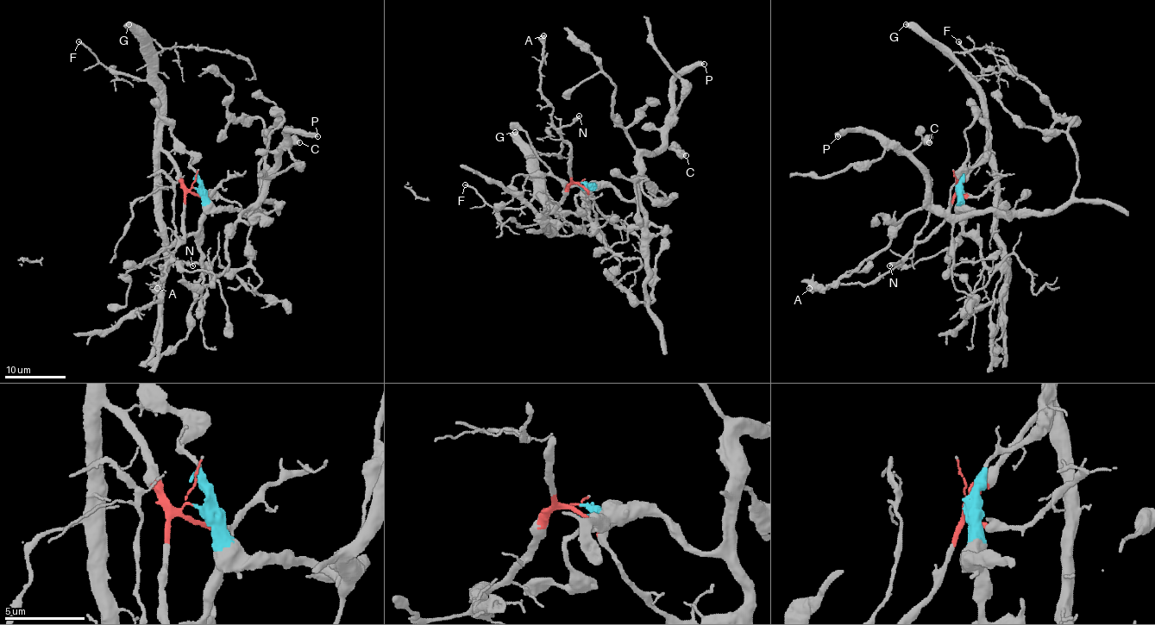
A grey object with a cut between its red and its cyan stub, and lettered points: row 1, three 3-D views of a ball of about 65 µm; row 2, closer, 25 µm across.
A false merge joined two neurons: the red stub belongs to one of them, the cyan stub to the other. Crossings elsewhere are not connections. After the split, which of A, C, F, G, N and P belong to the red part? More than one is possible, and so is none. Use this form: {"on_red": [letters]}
{"on_red": ["A", "F", "G", "N"]}

